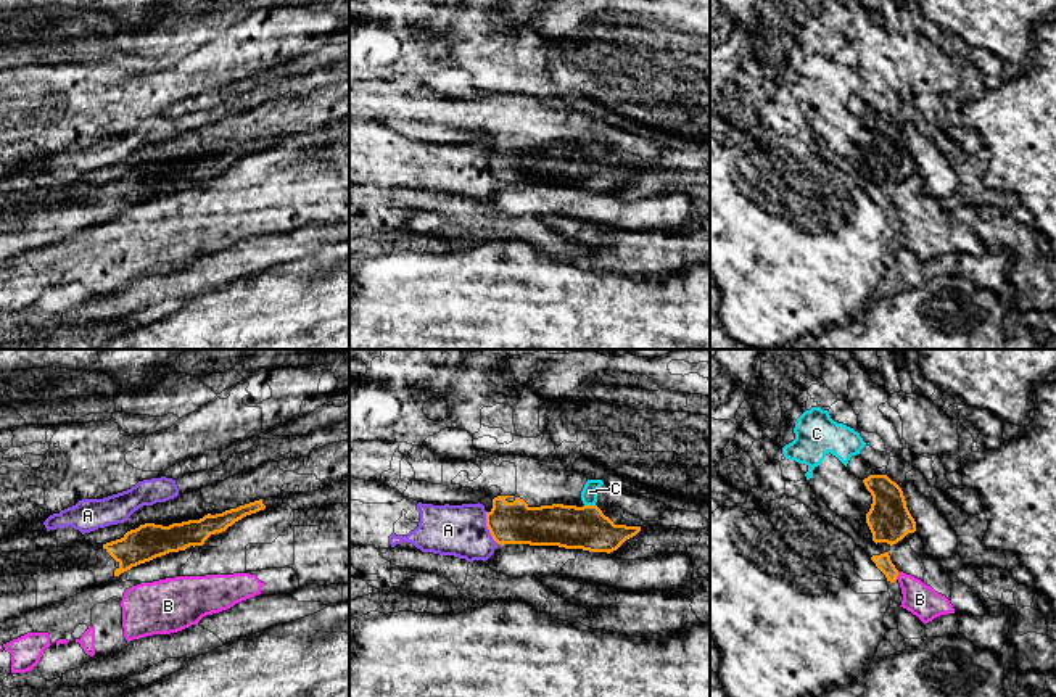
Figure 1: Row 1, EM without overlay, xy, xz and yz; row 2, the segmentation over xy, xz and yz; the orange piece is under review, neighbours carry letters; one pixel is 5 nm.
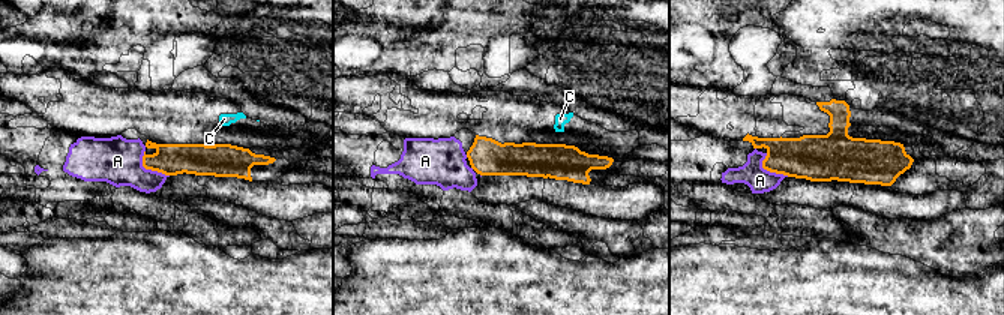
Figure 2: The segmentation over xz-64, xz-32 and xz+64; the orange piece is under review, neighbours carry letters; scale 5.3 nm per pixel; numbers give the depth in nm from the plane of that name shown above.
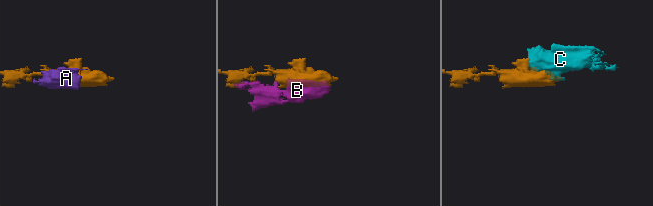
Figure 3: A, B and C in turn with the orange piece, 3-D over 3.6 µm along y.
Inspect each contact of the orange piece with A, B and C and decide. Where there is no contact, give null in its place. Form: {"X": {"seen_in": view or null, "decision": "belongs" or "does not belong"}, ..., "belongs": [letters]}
{"A": {"seen_in": "xz", "decision": "does not belong"}, "B": {"seen_in": "yz", "decision": "does not belong"}, "C": {"seen_in": "xz", "decision": "belongs"}, "belongs": ["C"]}

